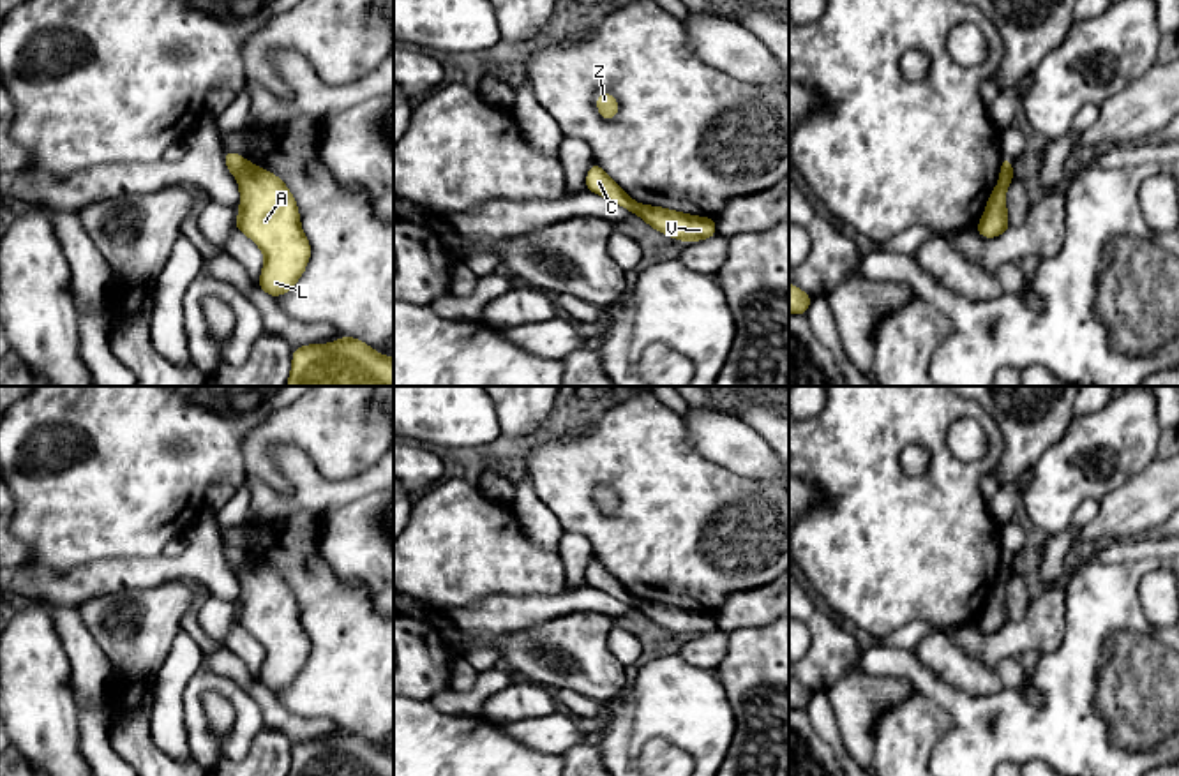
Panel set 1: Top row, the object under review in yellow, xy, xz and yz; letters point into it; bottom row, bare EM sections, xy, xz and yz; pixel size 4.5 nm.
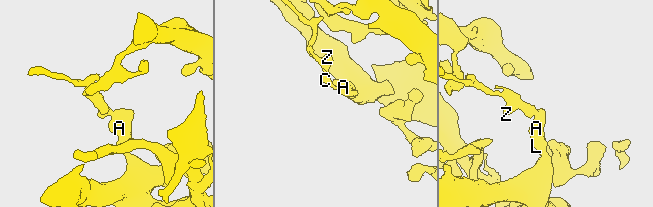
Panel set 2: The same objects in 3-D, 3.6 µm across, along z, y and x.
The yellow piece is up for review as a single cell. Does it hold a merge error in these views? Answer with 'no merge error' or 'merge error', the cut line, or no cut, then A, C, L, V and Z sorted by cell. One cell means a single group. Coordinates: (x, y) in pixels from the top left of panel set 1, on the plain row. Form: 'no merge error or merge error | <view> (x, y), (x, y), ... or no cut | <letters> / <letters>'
merge error | xy (244, 556), (235, 570) | A L V / C Z

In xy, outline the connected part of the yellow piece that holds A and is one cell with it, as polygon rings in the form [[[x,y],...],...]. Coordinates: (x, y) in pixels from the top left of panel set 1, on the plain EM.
[[[244,556],[237,575],[240,607],[235,623],[263,645],[265,661],[258,681],[275,693],[295,681],[311,653],[298,601],[282,573],[249,556]]]

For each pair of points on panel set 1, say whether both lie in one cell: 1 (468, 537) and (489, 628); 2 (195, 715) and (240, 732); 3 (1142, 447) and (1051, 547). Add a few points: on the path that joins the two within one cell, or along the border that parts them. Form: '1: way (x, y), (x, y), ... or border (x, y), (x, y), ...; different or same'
1: border (523, 595), (491, 595), (468, 605), (442, 605); different
2: way (200, 692), (205, 686), (225, 686), (242, 709); same
3: border (1070, 524), (1049, 537); different

